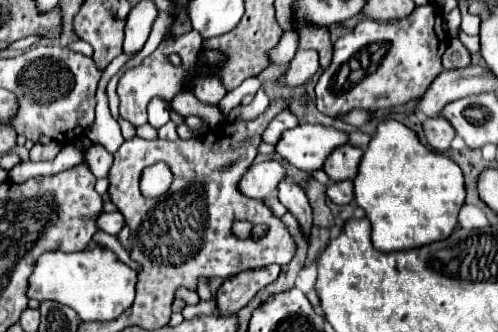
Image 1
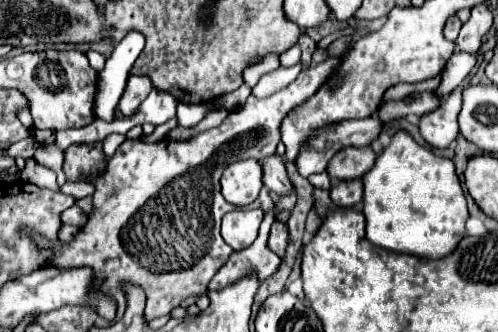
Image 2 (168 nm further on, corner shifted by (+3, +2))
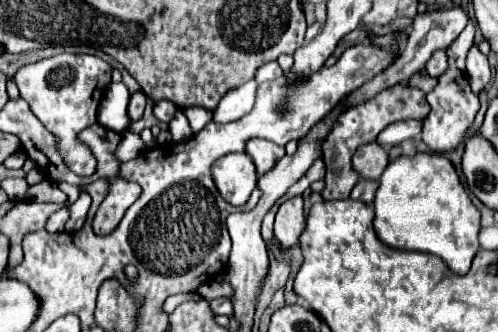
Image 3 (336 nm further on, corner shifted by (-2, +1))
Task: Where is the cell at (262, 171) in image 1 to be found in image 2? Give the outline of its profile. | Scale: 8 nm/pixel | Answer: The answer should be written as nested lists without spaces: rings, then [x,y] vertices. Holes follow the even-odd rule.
[[[257,159],[229,163],[221,177],[221,193],[233,205],[249,205],[261,189],[261,165]]]

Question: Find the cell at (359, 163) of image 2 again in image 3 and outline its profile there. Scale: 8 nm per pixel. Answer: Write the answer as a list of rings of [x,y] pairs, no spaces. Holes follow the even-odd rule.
[[[378,142],[360,146],[352,158],[352,168],[362,178],[368,178],[368,180],[378,180],[386,166],[388,166],[388,154]]]

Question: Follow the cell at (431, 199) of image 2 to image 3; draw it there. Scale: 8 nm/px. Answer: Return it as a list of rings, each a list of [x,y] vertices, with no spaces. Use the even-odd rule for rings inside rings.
[[[442,154],[398,156],[380,178],[374,198],[374,230],[390,248],[436,254],[456,274],[466,274],[480,248],[480,212],[460,184],[456,168]]]

